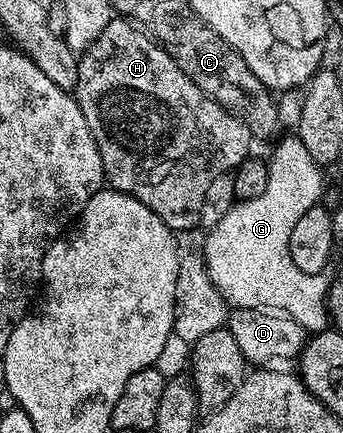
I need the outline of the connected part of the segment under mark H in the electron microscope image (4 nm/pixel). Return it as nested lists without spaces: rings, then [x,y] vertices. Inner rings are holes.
[[[129,19],[111,20],[77,60],[79,82],[76,83],[72,93],[78,102],[84,119],[88,123],[88,131],[92,131],[92,139],[96,139],[105,184],[124,195],[132,195],[136,199],[140,199],[140,203],[144,203],[144,207],[151,209],[171,231],[195,228],[200,219],[200,207],[204,203],[204,194],[207,193],[209,185],[215,179],[220,179],[220,175],[233,174],[236,166],[244,158],[251,156],[250,144],[252,144],[252,138],[248,127],[243,121],[233,117],[227,109],[220,107],[220,103],[213,101],[200,87],[196,87],[196,83],[192,83],[192,79],[188,79],[188,75],[184,75],[184,71],[180,71],[180,67],[171,59],[170,54],[145,29],[135,25]]]

